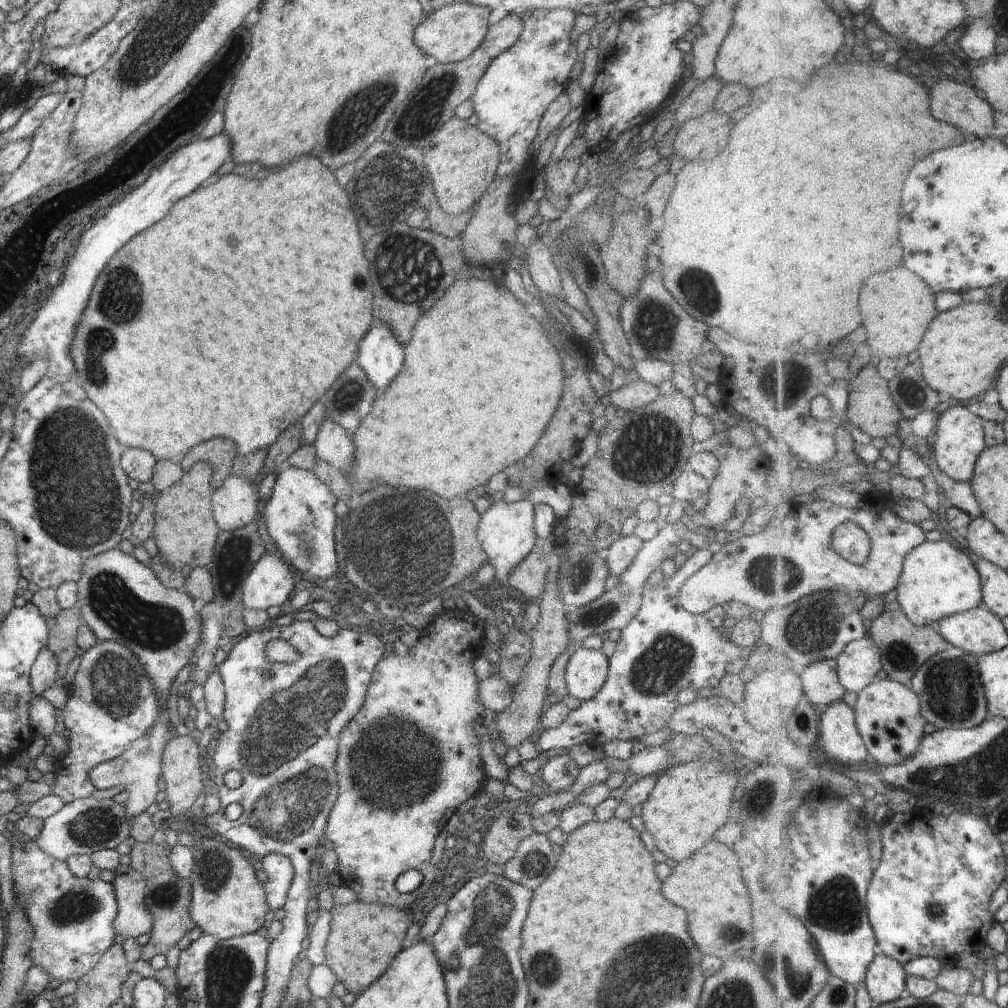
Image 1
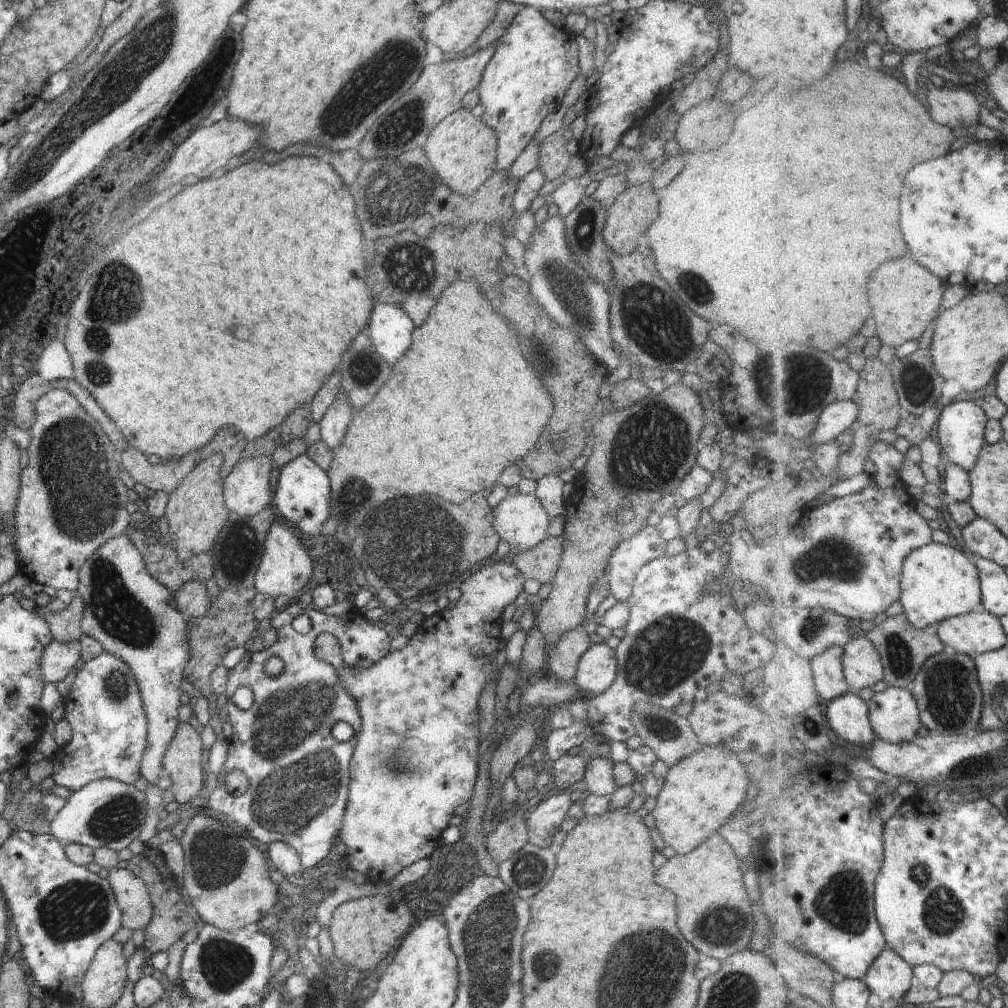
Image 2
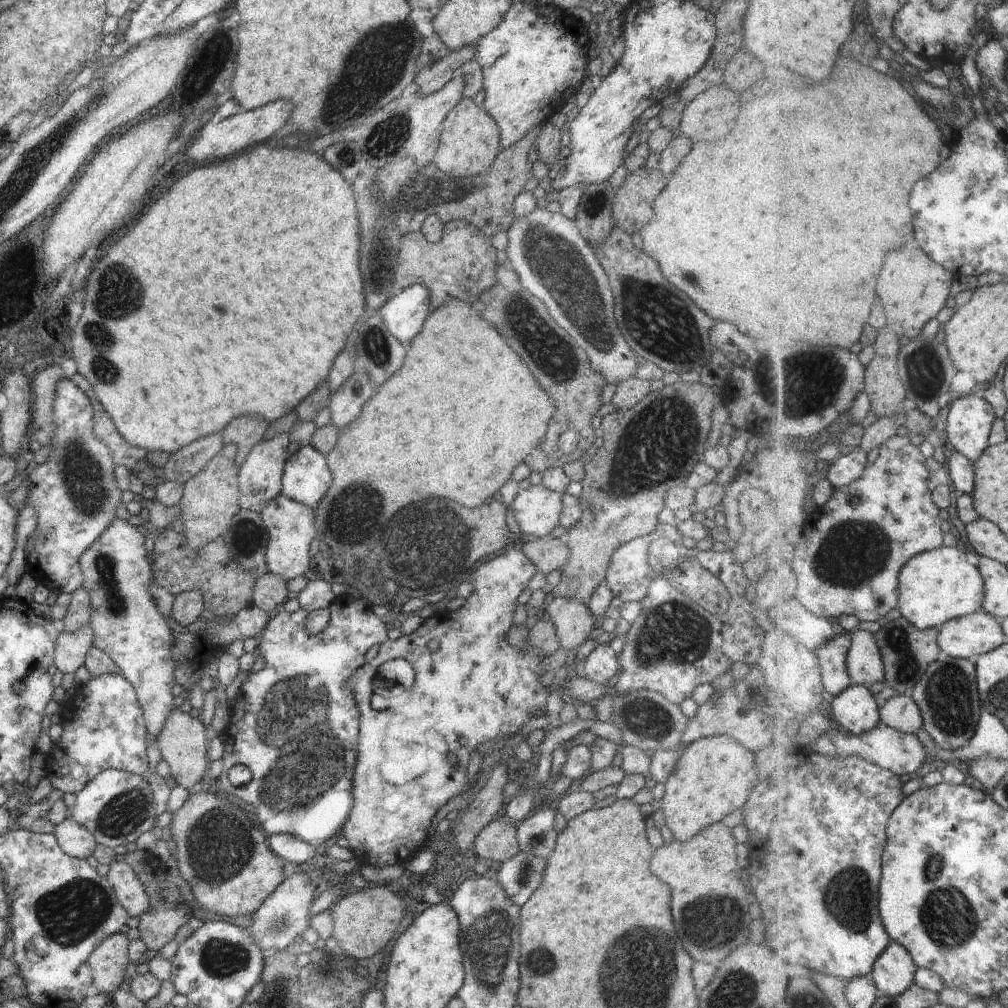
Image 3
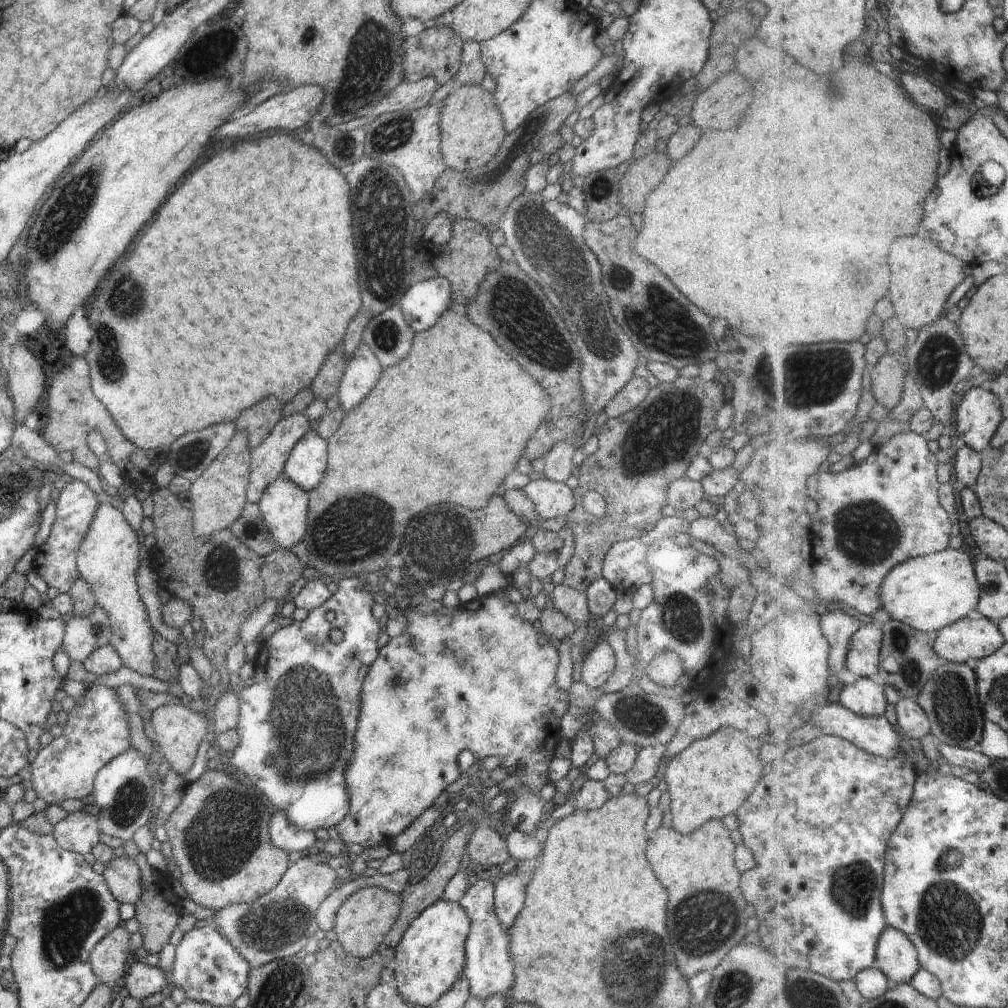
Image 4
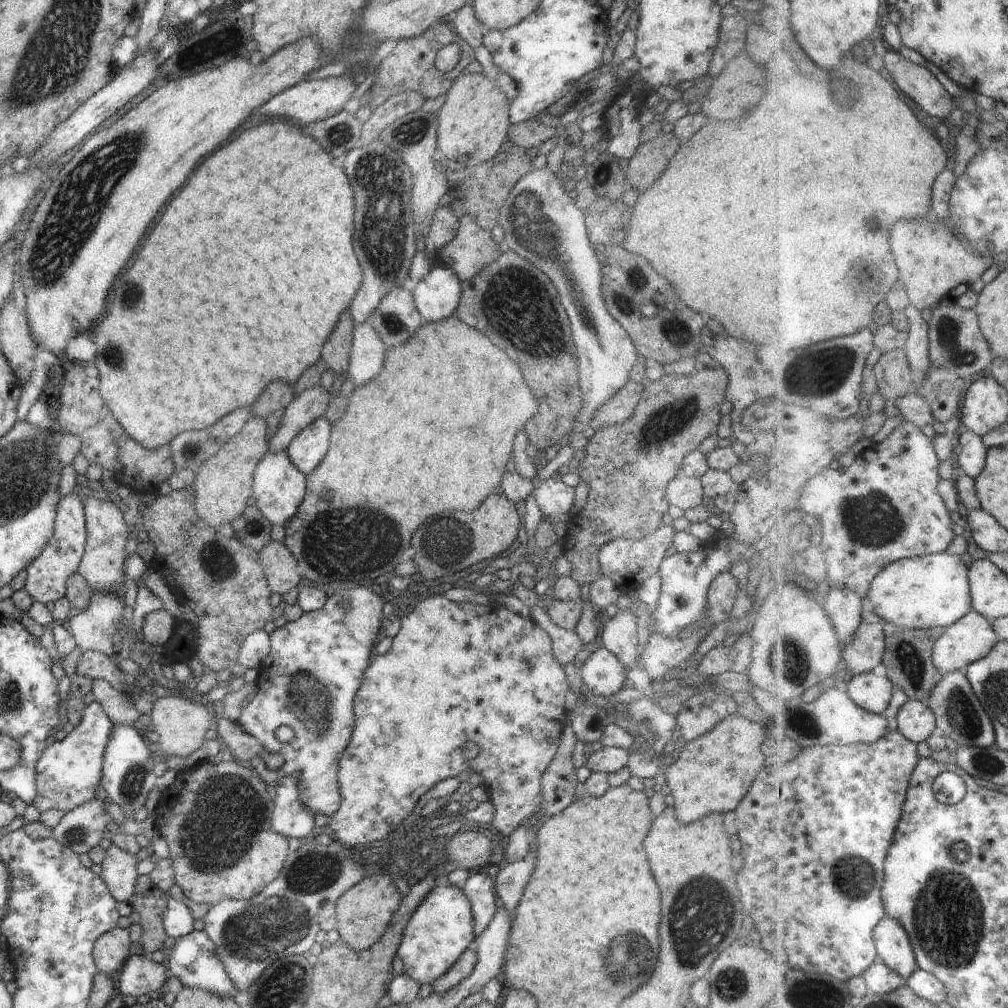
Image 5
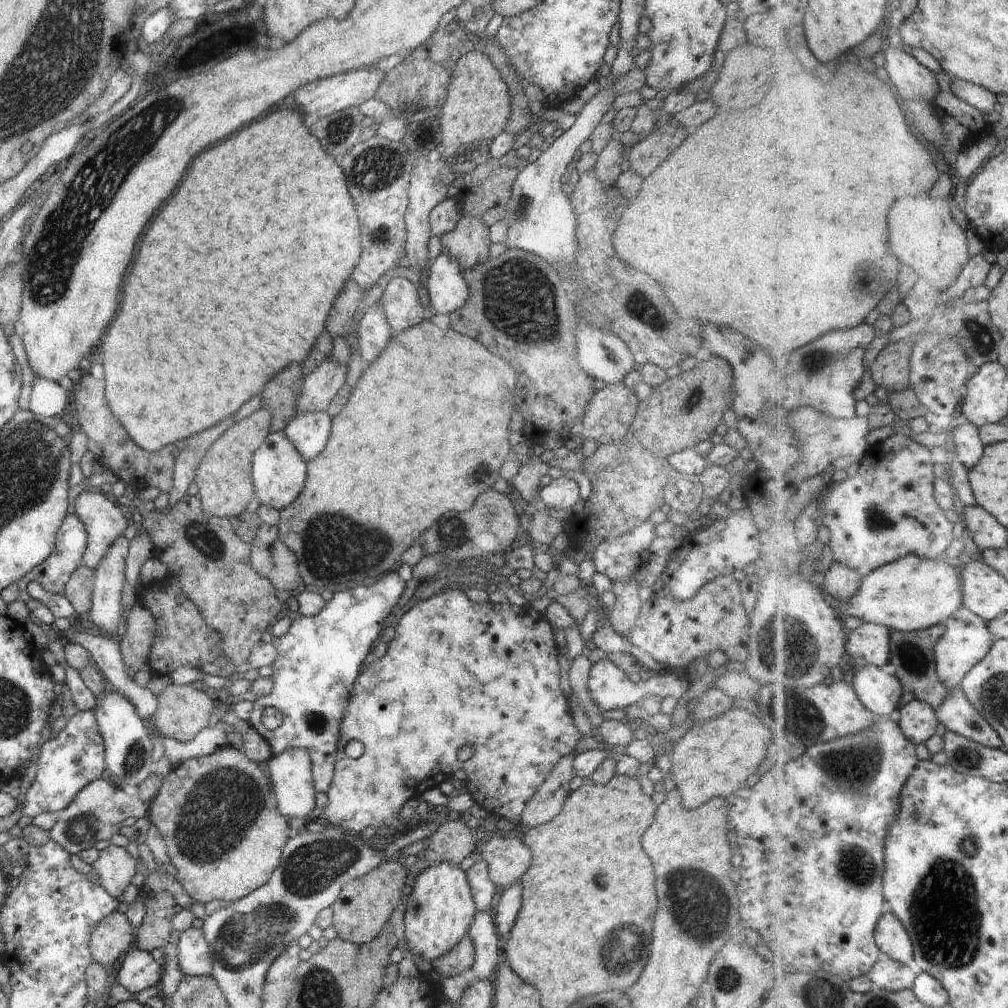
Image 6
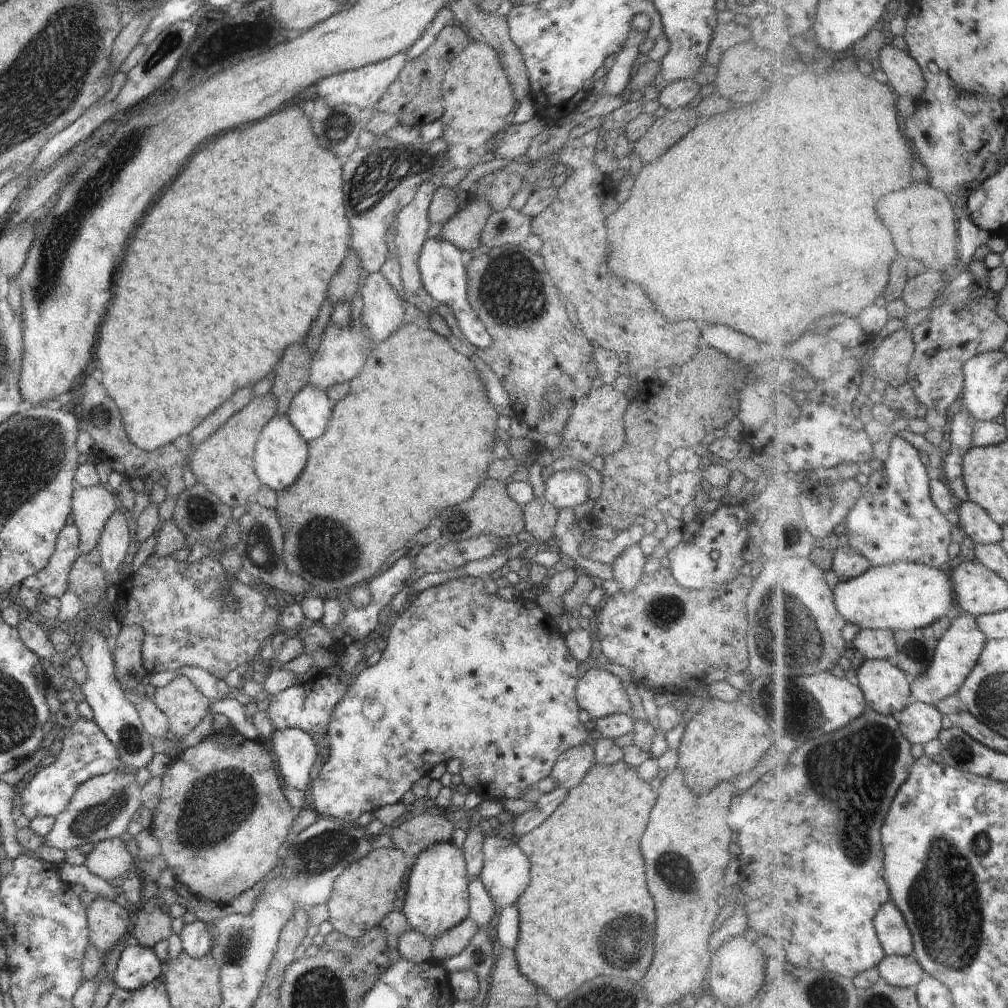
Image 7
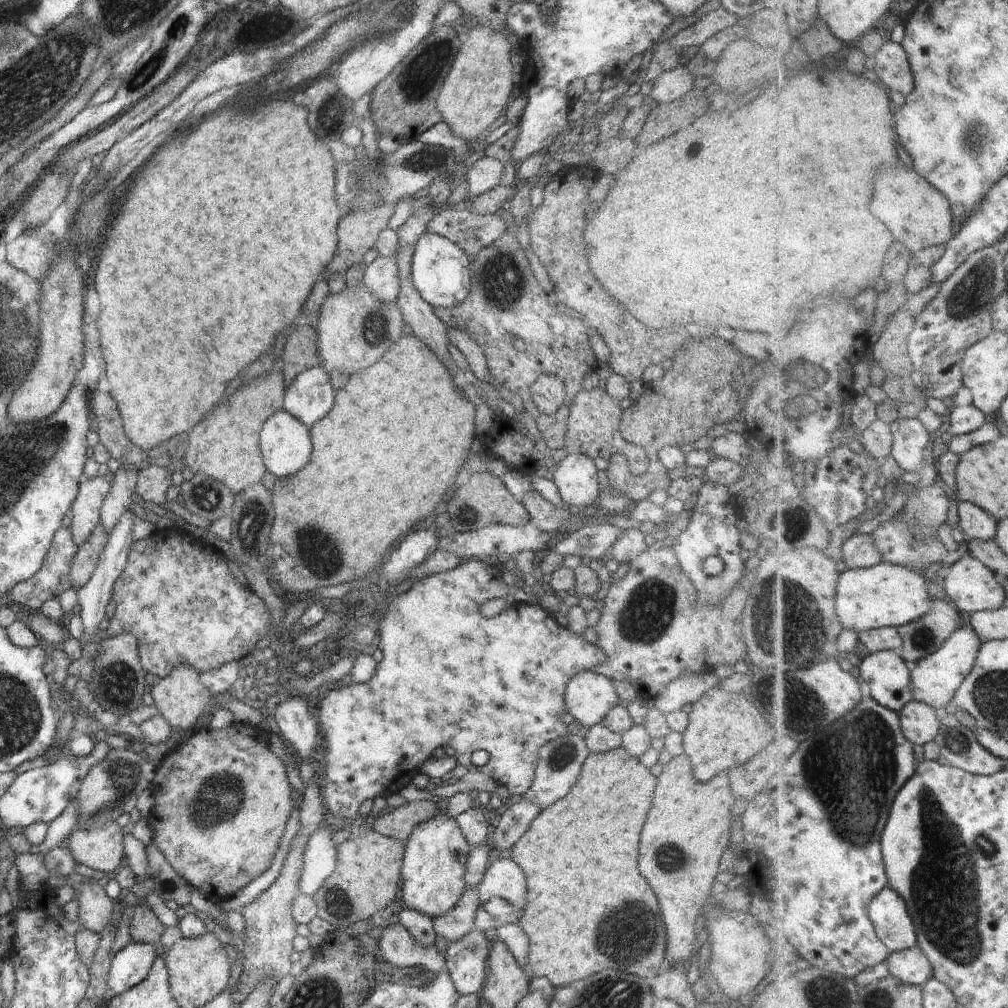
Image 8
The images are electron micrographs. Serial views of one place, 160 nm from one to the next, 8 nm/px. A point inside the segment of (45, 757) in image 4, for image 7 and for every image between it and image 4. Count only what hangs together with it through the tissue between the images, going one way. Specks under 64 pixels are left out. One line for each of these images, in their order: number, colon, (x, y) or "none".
5: (68, 772)
6: (75, 758)
7: (86, 752)

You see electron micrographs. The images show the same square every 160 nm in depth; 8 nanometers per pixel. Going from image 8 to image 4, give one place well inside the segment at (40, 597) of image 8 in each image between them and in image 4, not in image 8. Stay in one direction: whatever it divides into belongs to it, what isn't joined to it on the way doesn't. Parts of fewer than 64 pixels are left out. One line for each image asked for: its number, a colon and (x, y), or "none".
4: (76, 503)
5: (46, 577)
6: (72, 539)
7: (52, 580)

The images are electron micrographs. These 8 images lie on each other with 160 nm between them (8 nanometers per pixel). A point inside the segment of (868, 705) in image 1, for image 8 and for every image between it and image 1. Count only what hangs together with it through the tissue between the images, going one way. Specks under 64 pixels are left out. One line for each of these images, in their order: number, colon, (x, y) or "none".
2: (895, 713)
3: (902, 712)
4: (913, 719)
5: (918, 722)
6: (920, 720)
7: (922, 723)
8: (921, 722)

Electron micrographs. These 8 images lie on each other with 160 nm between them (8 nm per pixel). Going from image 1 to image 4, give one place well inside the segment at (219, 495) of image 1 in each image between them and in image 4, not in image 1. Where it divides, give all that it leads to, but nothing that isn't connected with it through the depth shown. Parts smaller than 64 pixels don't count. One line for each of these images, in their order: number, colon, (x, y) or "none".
2: (246, 492)
3: (259, 478)
4: (267, 462)

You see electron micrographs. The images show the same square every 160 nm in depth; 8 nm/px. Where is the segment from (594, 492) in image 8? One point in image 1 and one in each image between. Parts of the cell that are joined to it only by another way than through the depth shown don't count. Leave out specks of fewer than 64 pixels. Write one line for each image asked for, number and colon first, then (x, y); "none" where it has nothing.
1: (506, 531)
2: (520, 520)
3: (536, 509)
4: (552, 500)
5: (554, 498)
6: (562, 493)
7: (567, 488)

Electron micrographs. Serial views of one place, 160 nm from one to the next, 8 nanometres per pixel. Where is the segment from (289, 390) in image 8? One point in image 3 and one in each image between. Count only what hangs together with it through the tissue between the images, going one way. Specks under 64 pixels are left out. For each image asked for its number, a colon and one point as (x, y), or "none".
3: (306, 478)
4: (306, 466)
5: (309, 448)
6: (308, 433)
7: (310, 409)

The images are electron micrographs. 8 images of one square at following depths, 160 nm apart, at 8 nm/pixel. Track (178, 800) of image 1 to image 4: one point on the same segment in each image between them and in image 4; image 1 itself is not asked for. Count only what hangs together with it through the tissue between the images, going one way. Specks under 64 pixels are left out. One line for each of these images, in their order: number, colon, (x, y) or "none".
2: (183, 761)
3: (182, 742)
4: (178, 732)

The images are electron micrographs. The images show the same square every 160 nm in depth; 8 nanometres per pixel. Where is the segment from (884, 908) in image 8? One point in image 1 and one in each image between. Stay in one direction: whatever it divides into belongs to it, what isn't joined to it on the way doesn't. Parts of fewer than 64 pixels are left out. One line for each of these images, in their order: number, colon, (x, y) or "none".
1: (887, 979)
2: (891, 978)
3: (896, 972)
4: (898, 956)
5: (895, 946)
6: (893, 937)
7: (894, 932)

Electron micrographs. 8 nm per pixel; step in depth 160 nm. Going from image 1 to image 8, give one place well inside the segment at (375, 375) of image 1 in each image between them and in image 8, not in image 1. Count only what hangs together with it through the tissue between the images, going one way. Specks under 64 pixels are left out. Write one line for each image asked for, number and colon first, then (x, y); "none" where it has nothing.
2: (390, 329)
3: (403, 315)
4: (423, 302)
5: (436, 297)
6: (447, 290)
7: (441, 265)
8: (441, 271)

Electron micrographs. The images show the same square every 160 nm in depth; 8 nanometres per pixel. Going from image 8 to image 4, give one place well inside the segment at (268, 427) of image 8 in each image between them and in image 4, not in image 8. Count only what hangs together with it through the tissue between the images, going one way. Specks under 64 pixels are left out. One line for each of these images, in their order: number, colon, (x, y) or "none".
4: (284, 507)
5: (279, 488)
6: (278, 472)
7: (280, 455)

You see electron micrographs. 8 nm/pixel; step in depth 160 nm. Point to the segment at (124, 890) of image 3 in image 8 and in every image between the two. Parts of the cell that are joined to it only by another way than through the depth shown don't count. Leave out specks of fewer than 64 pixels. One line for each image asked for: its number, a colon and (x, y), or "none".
4: (122, 875)
5: (119, 867)
6: (115, 867)
7: (110, 859)
8: (100, 847)

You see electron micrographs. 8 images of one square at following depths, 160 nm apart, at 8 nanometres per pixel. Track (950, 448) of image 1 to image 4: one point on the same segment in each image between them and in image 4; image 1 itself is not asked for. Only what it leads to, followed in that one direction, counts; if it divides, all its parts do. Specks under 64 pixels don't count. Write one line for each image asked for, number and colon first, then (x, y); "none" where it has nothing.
2: (963, 426)
3: (971, 419)
4: (979, 418)

